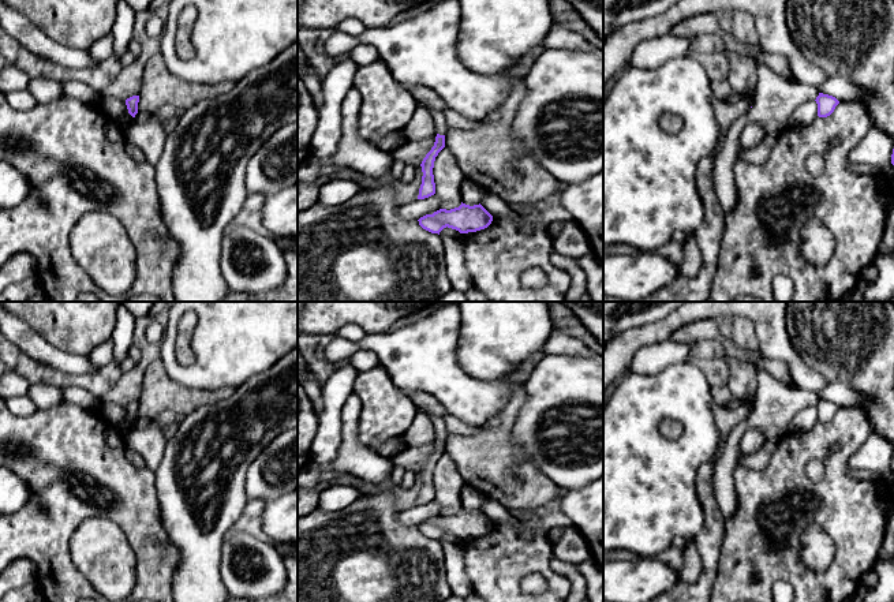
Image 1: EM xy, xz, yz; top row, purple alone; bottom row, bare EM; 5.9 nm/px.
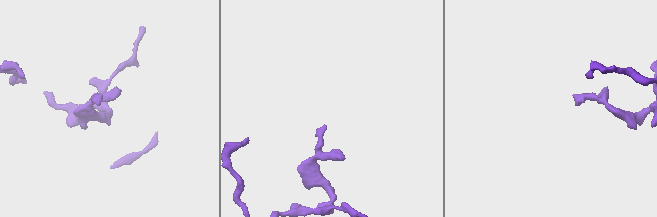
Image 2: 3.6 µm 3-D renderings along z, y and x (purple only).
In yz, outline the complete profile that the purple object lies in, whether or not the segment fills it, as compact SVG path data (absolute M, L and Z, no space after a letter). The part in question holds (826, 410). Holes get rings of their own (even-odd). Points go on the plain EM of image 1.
M819 399L815 407L818 410L819 423L830 422L834 418L835 412L839 410L839 407L835 403L823 399Z

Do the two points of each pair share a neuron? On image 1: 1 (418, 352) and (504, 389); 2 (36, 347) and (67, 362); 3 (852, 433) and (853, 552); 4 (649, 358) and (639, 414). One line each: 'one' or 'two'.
1: one
2: one
3: one
4: two

